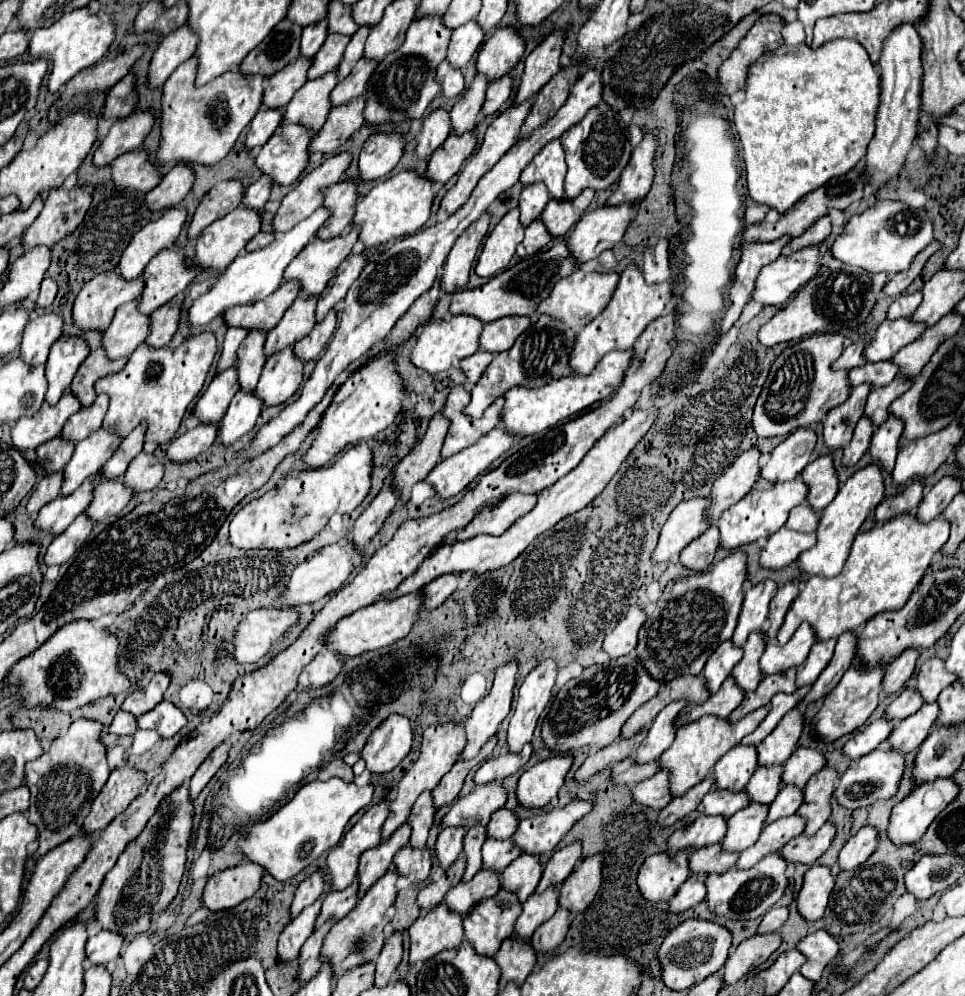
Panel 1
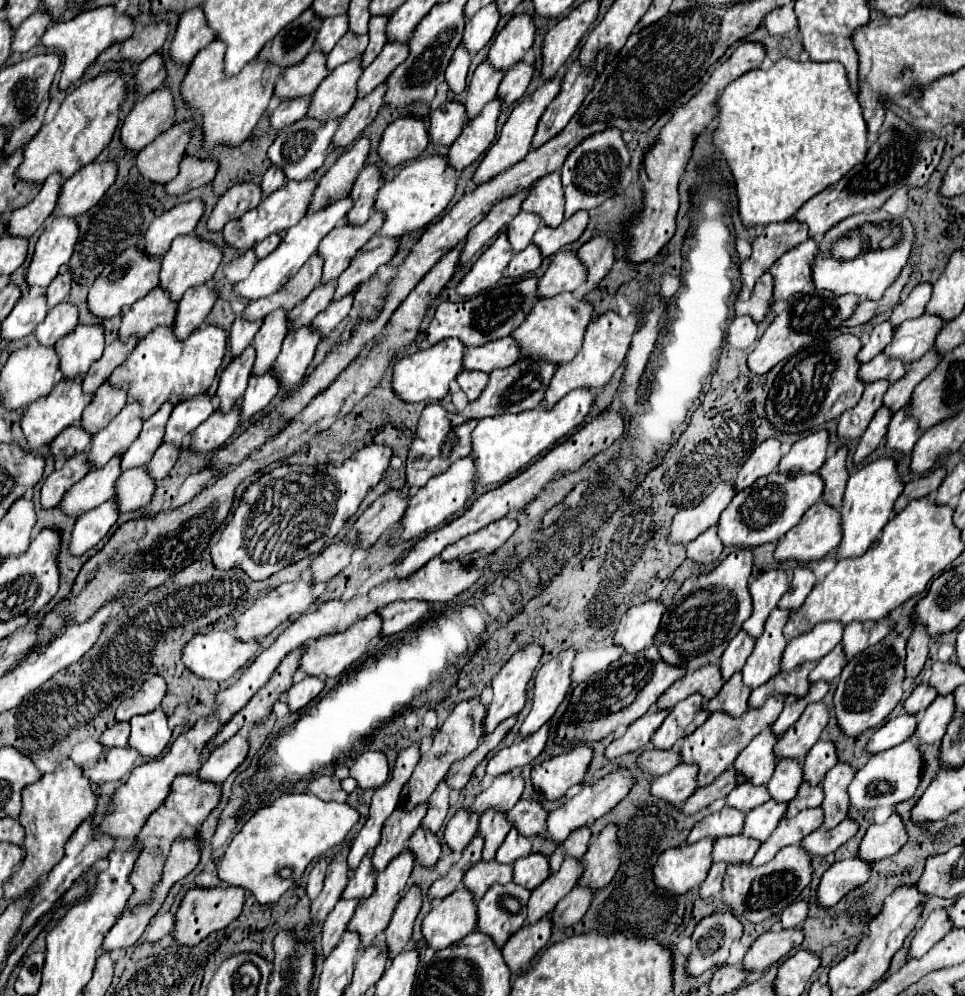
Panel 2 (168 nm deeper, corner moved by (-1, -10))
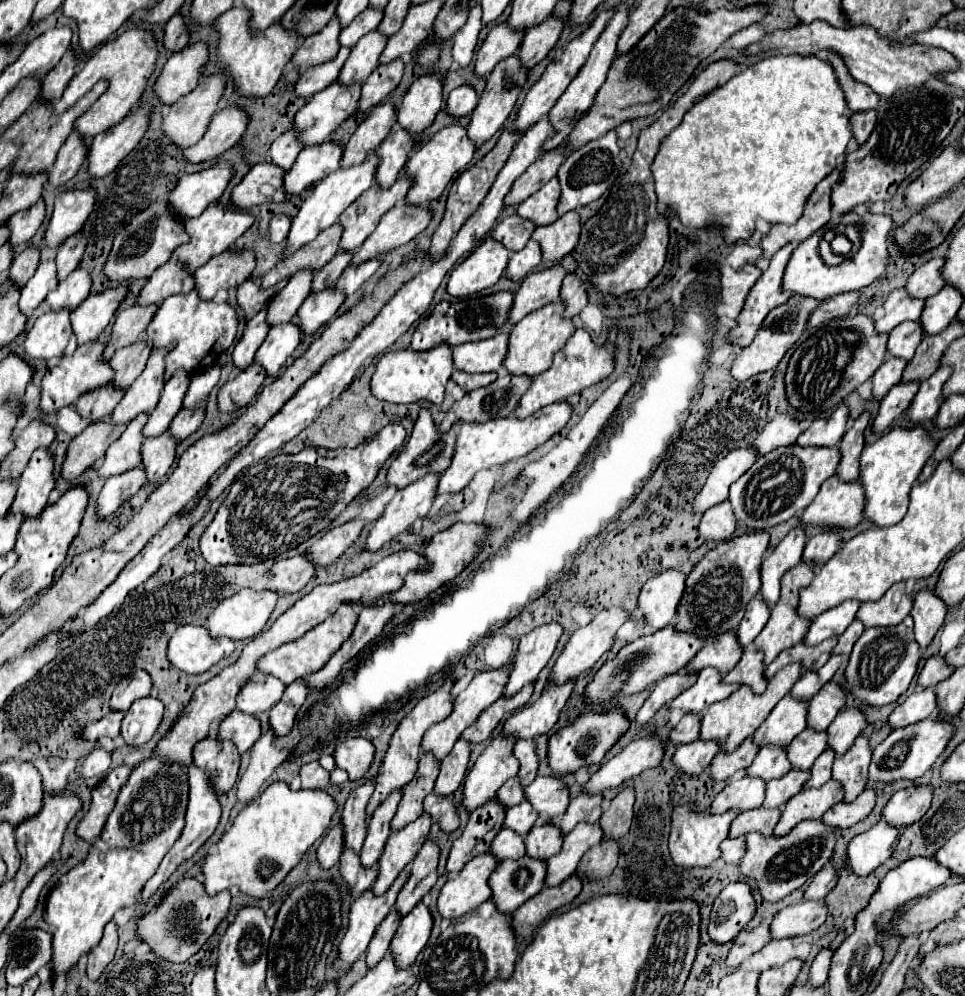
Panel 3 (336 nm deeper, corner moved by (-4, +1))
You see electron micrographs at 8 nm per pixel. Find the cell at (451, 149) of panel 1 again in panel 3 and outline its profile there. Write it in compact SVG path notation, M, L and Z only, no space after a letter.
M510 55L504 61L500 61L500 65L496 65L496 69L492 71L492 75L486 83L484 93L480 95L480 101L478 101L476 109L472 111L472 117L470 117L470 123L468 123L468 139L470 141L474 141L476 145L482 145L502 127L502 123L506 121L506 117L514 109L514 103L520 95L520 89L526 83L526 75L528 75L528 71L520 65L518 55Z

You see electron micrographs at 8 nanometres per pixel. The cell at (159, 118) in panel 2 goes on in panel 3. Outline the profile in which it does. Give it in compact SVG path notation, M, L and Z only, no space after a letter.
M194 43L174 53L154 83L156 97L166 105L174 105L180 97L196 89L204 63L208 61L206 43Z

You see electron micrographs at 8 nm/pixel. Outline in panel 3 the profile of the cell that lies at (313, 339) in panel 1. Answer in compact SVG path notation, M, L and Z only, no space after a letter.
M376 257L376 259L372 259L372 261L366 261L364 265L346 267L344 273L340 275L340 279L338 279L338 283L336 283L334 289L340 289L340 291L346 293L346 295L358 291L358 289L372 277L372 273L380 267L380 263L382 263L382 257Z

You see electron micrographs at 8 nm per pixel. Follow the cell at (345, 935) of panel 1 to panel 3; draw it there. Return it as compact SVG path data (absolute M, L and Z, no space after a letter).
M420 815L416 821L390 835L384 853L378 861L378 879L372 885L372 893L384 895L390 889L390 885L400 875L400 871L408 863L412 863L412 859L420 851L420 845L424 845L430 825L432 825L430 817Z

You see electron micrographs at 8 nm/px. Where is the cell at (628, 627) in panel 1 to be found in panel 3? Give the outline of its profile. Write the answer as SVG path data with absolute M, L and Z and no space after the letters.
M670 569L644 583L638 597L638 609L642 611L644 623L654 631L664 629L674 621L676 605L684 591L684 579L686 575Z

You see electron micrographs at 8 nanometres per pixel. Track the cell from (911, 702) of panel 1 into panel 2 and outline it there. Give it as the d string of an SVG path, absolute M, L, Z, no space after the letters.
M921 682L921 684L913 690L913 694L903 702L903 708L905 708L907 714L921 714L921 712L925 712L925 708L927 708L935 698L937 698L937 690L935 690L931 684Z

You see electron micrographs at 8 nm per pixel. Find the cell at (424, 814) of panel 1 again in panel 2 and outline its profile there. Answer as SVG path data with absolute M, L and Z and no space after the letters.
M441 780L429 798L429 810L427 810L427 816L423 818L423 828L431 832L437 832L441 828L449 810L449 794L451 794L451 788L447 786L445 780Z

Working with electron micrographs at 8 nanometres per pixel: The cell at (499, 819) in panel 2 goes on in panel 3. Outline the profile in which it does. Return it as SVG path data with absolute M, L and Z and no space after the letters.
M512 777L512 779L508 779L502 787L500 787L500 791L496 793L496 801L500 803L500 805L504 805L506 809L510 809L512 805L520 805L520 801L524 801L526 797L524 797L524 791L522 791L522 787L520 787L520 779L518 777Z

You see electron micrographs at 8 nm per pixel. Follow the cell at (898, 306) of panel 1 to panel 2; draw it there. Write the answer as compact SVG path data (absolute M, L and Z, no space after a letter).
M929 282L917 284L917 286L911 290L911 294L893 308L891 322L893 322L895 326L899 326L899 324L905 322L905 320L919 318L919 316L925 312L925 306L927 306L929 298L931 298L931 284L929 284Z

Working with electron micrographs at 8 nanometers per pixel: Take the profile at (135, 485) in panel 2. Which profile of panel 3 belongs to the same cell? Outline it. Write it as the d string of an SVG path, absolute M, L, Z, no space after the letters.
M162 433L160 437L154 439L144 439L142 443L142 465L146 471L146 479L150 483L162 479L172 461L174 461L174 451L176 451L176 441L172 441L172 437L166 433Z

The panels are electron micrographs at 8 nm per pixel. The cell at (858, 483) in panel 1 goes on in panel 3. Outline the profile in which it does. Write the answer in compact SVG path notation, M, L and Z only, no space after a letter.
M894 427L890 433L880 437L876 443L866 445L860 455L860 485L864 487L866 503L864 517L872 521L876 527L890 527L898 523L908 509L910 489L920 475L924 463L932 455L936 441L932 441L924 429L898 429Z

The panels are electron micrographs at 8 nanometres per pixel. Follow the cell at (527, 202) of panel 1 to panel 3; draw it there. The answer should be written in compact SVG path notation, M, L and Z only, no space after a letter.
M514 213L514 215L498 221L498 225L492 231L492 237L496 241L500 241L506 249L520 251L528 243L534 229L536 229L536 225L532 225L532 221L524 221L522 217L516 217L516 213Z

